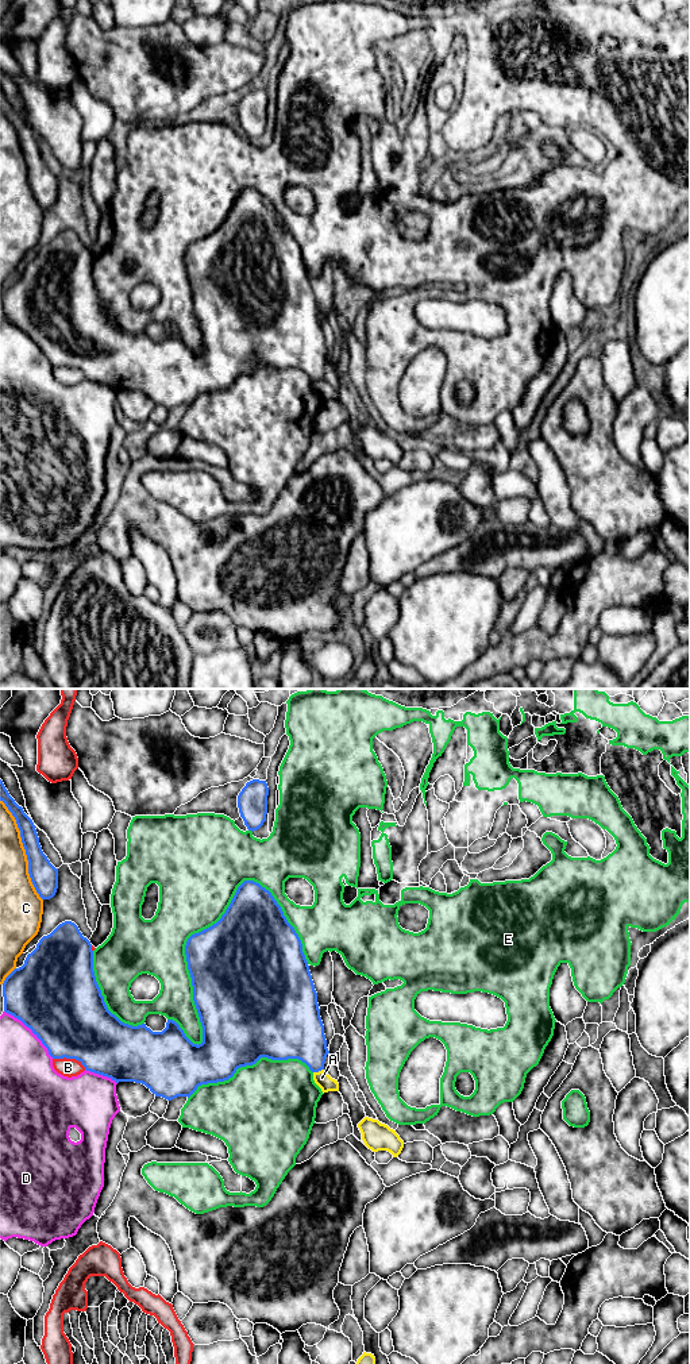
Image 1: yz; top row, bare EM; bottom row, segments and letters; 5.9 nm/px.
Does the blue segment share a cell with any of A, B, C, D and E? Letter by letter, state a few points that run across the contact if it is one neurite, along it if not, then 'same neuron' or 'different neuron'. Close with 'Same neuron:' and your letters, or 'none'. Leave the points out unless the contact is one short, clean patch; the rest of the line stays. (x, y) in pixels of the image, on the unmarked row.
A: line yz (323, 377), (313, 381); different neuron
B: different neuron
C: different neuron
D: different neuron
E: different neuron
Same neuron: none

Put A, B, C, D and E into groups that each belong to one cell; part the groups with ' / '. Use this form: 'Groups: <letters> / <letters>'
Groups: A / B / C / D / E

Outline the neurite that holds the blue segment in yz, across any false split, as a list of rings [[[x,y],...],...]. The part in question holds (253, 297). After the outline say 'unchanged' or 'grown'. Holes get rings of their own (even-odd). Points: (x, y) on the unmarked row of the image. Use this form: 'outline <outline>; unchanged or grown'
outline [[[244,189],[221,227],[188,247],[185,263],[193,309],[203,335],[203,351],[198,354],[173,328],[167,328],[162,340],[153,340],[146,332],[132,335],[112,323],[96,290],[92,253],[72,230],[59,232],[50,243],[43,244],[27,263],[24,273],[5,286],[4,320],[30,336],[53,367],[76,367],[86,379],[111,386],[116,392],[142,392],[155,405],[167,409],[189,406],[201,393],[228,389],[238,377],[253,374],[261,366],[298,367],[312,381],[324,378],[329,359],[309,274],[298,243],[269,199],[254,189]]]; unchanged

